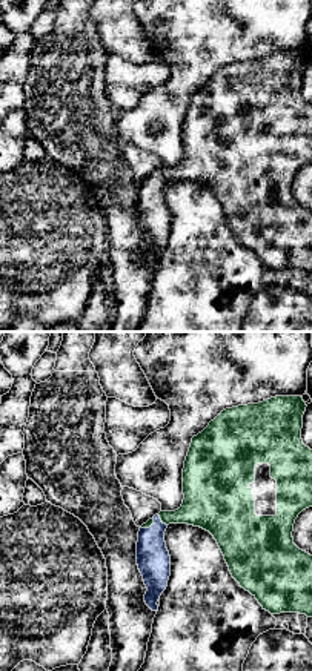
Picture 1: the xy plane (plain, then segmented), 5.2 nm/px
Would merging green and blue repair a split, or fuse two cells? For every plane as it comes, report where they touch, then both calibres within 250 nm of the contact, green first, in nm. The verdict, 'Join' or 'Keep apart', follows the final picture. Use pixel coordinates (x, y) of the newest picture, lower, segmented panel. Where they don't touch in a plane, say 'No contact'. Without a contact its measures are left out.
Touches green at (162, 521). Thickness 240 nm (green) against 180 nm

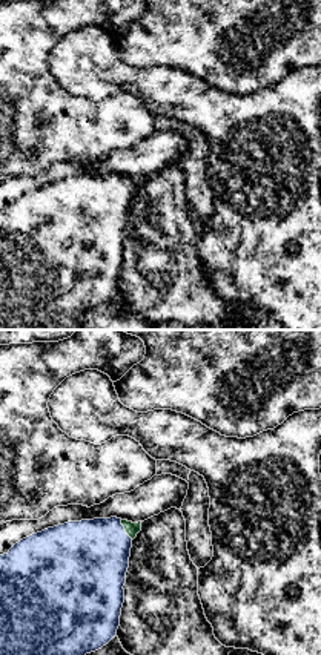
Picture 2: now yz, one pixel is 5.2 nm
Touches green at (125, 529). Thickness 70 nm (green) against 420 nm

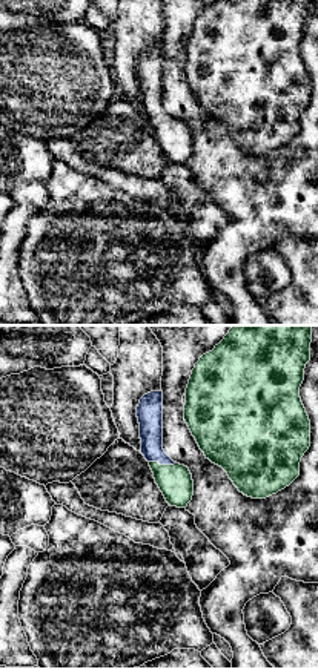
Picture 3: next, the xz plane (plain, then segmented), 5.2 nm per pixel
Touches green at (163, 465). Thickness 180 nm (green) against 130 nm

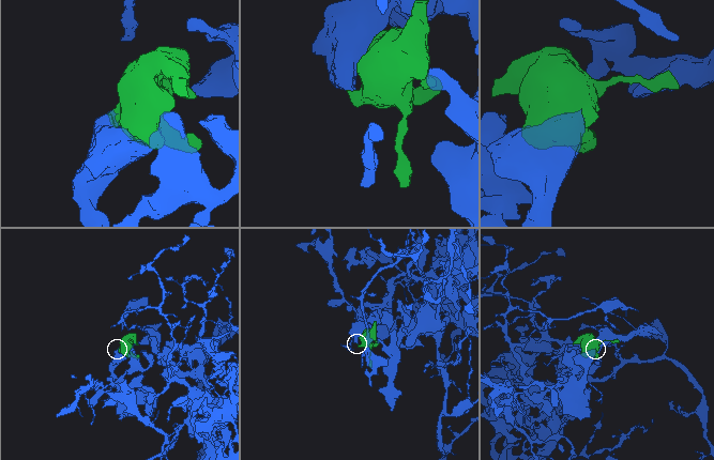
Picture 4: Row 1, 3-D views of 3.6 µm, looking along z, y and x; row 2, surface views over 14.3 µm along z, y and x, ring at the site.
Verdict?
Join

